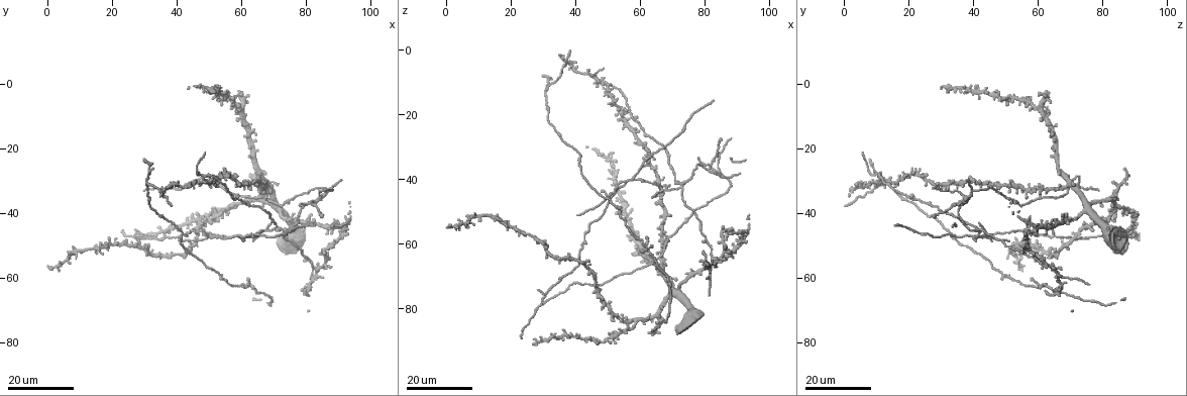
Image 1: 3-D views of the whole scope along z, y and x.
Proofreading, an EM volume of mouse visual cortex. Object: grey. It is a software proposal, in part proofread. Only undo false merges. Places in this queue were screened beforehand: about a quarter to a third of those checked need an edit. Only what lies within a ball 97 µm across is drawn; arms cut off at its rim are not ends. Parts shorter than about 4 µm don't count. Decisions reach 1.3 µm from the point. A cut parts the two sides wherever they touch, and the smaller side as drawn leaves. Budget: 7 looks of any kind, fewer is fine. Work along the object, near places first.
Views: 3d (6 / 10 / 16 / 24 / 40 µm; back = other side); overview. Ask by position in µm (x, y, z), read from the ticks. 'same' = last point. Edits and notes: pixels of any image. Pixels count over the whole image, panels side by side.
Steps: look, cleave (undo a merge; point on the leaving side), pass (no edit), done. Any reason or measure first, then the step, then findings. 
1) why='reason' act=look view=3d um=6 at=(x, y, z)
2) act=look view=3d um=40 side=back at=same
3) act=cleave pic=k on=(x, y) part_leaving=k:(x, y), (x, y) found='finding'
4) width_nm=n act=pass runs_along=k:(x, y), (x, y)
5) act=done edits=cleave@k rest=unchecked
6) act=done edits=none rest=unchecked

why='side arm on a straight run' act=look view=3d um=16 at=(51.5, 28.0, 11.5)

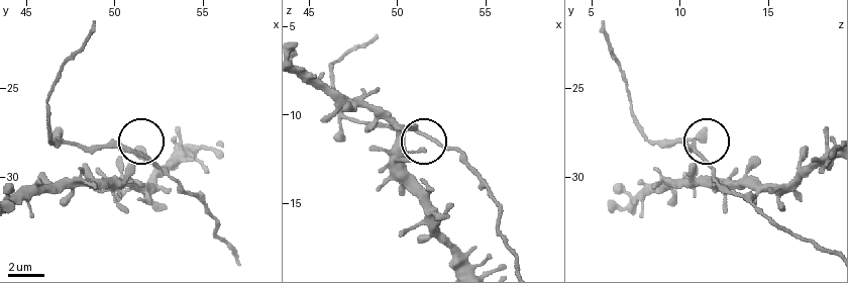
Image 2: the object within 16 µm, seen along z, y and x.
act=look view=3d um=10 at=(51.0, 28.6, 11.0)

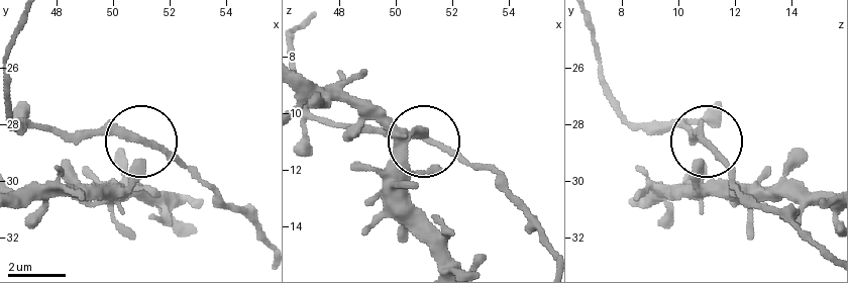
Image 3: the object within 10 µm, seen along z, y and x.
side_arm_um=15 act=pass found='continuous, no second neuron'

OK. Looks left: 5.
why='arms part here' act=look view=3d um=16 at=(31.0, 29.5, 12.5)

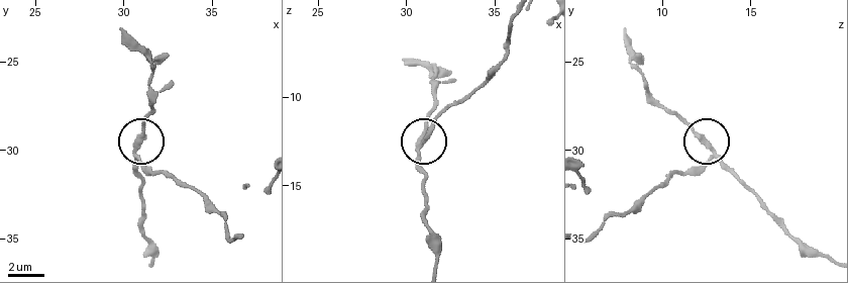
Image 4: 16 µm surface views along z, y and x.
why='zoom in' act=look view=3d um=10 at=(30.7, 30.1, 12.9)

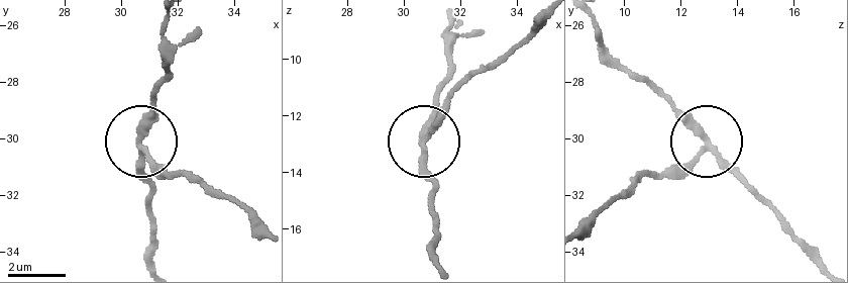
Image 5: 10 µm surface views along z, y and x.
width_nm=200 act=cleave pic=5 on=(679, 179) part_leaving=5:(705, 150), (649, 172), (584, 220) found='two neurons meet here'

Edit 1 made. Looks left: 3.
why='thick turns thin' act=look view=3d um=16 at=(62.5, 62.0, 62.5)

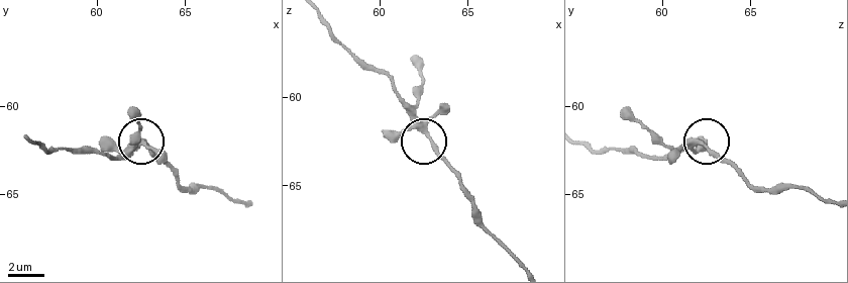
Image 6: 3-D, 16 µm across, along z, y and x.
act=look view=3d um=10 at=(62.4, 61.9, 61.9)

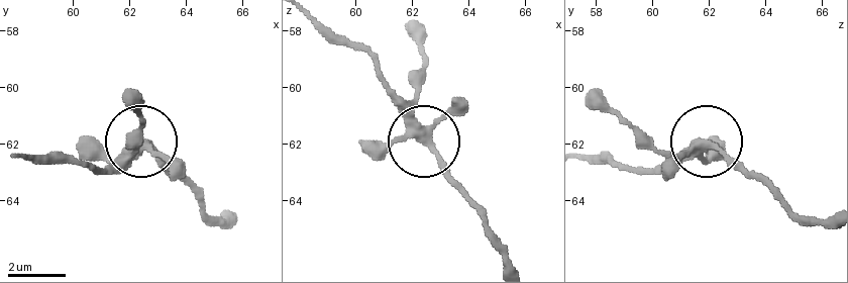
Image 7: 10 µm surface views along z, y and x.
act=look view=3d um=6 at=(62.4, 62.0, 61.9)

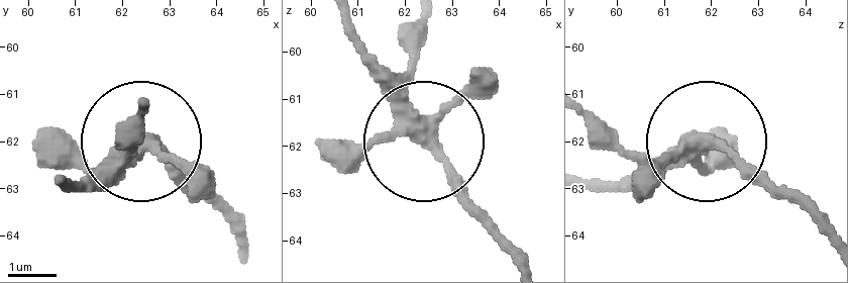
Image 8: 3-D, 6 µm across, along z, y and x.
act=pass found='one neuron here'

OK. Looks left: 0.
act=done edits=cleave@5 rest=unchecked

